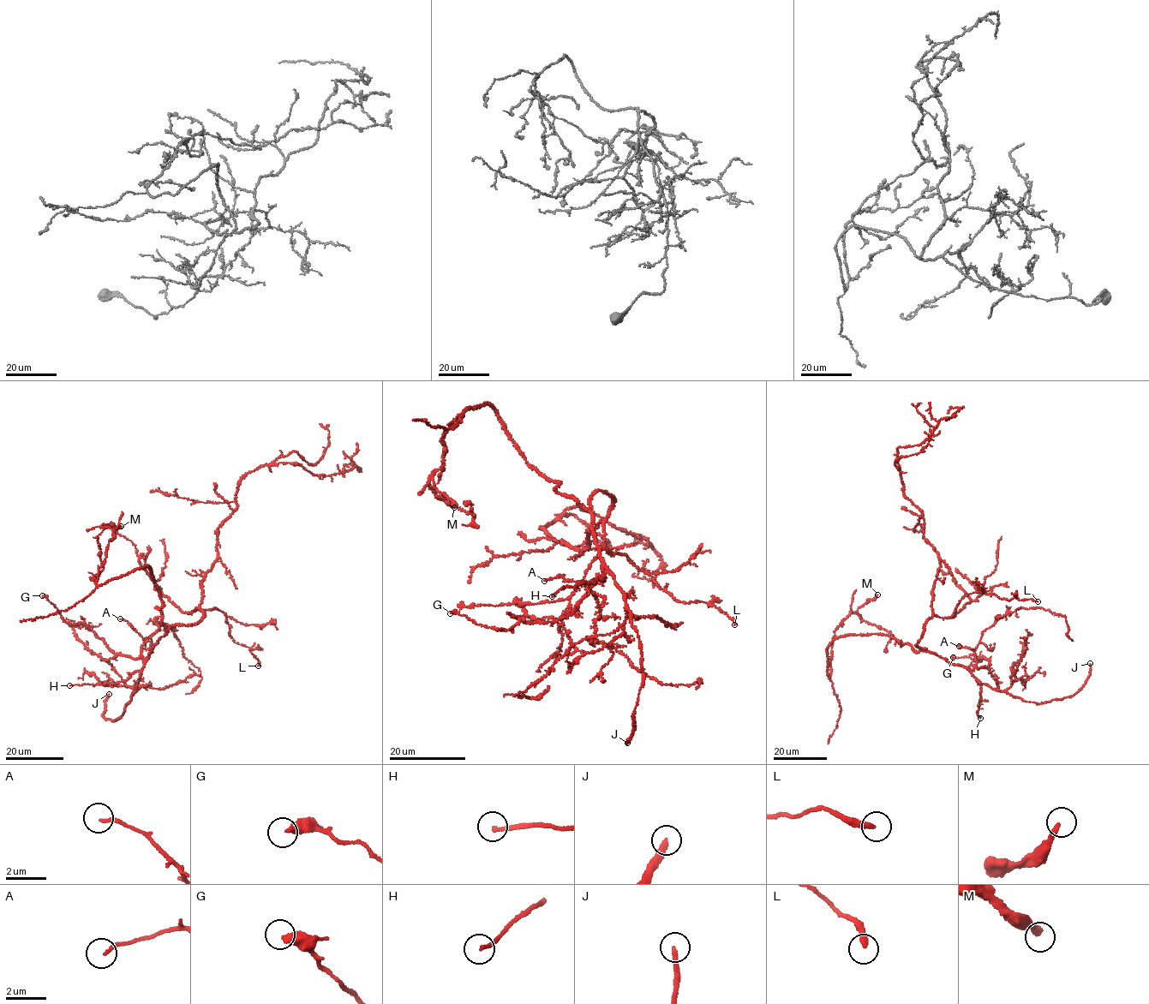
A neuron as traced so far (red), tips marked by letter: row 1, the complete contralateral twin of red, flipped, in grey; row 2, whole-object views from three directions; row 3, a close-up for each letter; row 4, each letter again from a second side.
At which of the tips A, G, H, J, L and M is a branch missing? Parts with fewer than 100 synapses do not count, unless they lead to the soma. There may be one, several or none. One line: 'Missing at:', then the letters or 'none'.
Missing at: J, M

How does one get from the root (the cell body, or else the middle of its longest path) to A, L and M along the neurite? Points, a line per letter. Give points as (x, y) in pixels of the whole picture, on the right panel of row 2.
A: (923, 634), (916, 644), (918, 647), (971, 670), (976, 663), (975, 652), (968, 648), (959, 646)
L: (923, 634), (925, 622), (934, 616), (951, 618), (959, 601), (975, 592), (1038, 601)
M: (923, 634), (918, 651), (887, 635), (839, 636), (827, 648), (829, 678), (836, 628), (877, 594)

